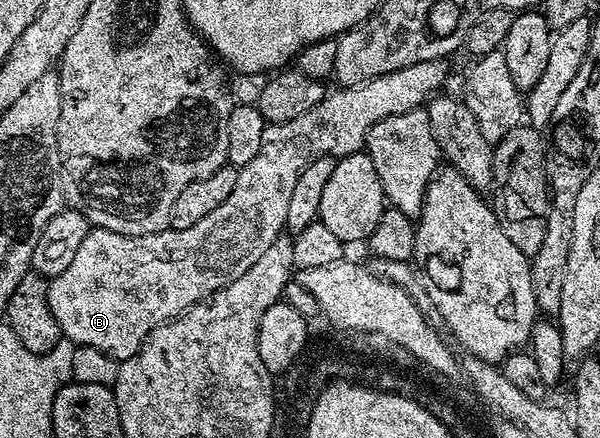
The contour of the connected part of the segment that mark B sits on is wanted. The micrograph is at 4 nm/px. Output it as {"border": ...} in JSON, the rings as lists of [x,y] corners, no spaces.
{"border":[[[444,59],[427,61],[426,63],[414,63],[402,71],[394,71],[393,73],[376,77],[373,81],[367,81],[364,85],[355,85],[349,89],[340,87],[335,90],[337,93],[329,92],[322,99],[322,103],[318,103],[318,107],[310,107],[310,111],[306,111],[306,115],[298,115],[298,119],[290,119],[290,123],[282,123],[281,125],[265,124],[264,134],[262,135],[262,147],[258,151],[258,155],[254,155],[254,159],[250,159],[250,163],[246,163],[239,170],[238,183],[234,183],[234,191],[230,191],[230,199],[226,199],[226,203],[222,203],[222,207],[217,207],[215,211],[210,211],[210,215],[206,215],[206,219],[200,220],[199,223],[194,223],[194,227],[186,227],[185,229],[169,227],[163,229],[160,233],[151,233],[141,237],[122,235],[109,229],[89,228],[86,239],[82,239],[78,252],[74,255],[73,261],[70,262],[70,267],[66,267],[66,271],[62,271],[62,275],[51,278],[48,283],[50,311],[54,311],[54,319],[58,319],[58,327],[61,334],[75,346],[95,347],[98,351],[102,351],[102,355],[110,355],[118,362],[133,357],[144,346],[144,341],[150,335],[150,331],[162,327],[166,322],[173,321],[176,317],[181,317],[187,309],[194,307],[199,301],[205,301],[207,297],[214,295],[222,287],[234,283],[234,279],[239,279],[242,275],[246,275],[246,271],[250,271],[250,267],[254,267],[257,259],[265,253],[266,247],[270,247],[270,243],[274,243],[274,239],[278,239],[285,232],[286,211],[290,208],[290,195],[294,192],[294,183],[298,183],[298,175],[302,175],[302,171],[310,163],[314,163],[314,159],[319,157],[339,159],[351,153],[361,152],[365,148],[368,132],[370,127],[374,127],[374,123],[399,113],[405,113],[411,109],[419,109],[425,102],[443,90],[444,80],[448,78],[450,72],[448,64],[449,62]]]}

